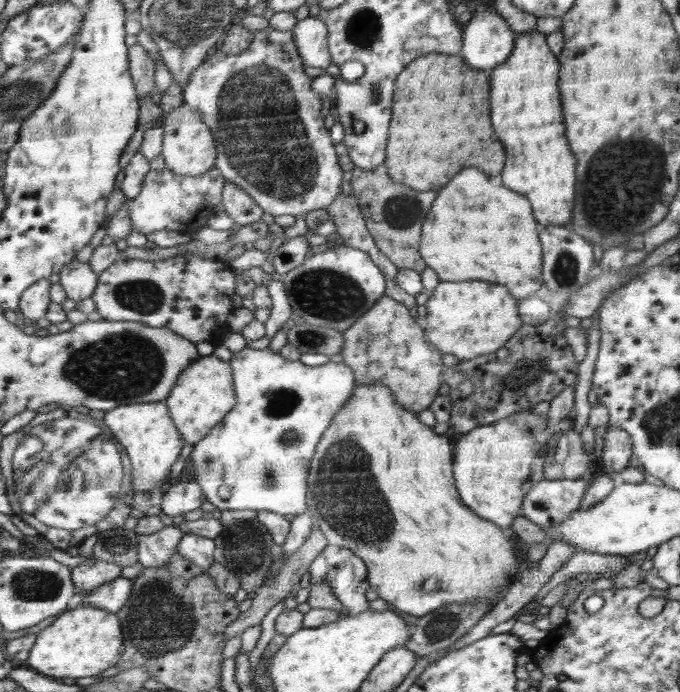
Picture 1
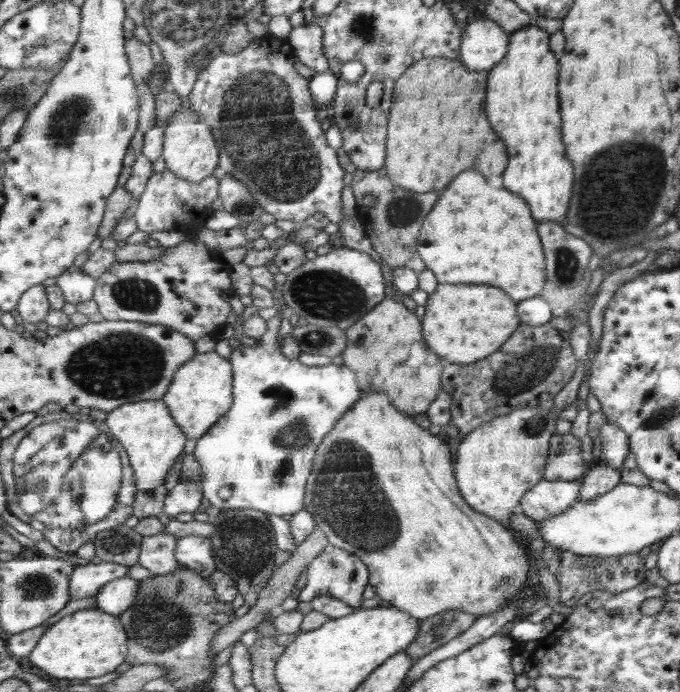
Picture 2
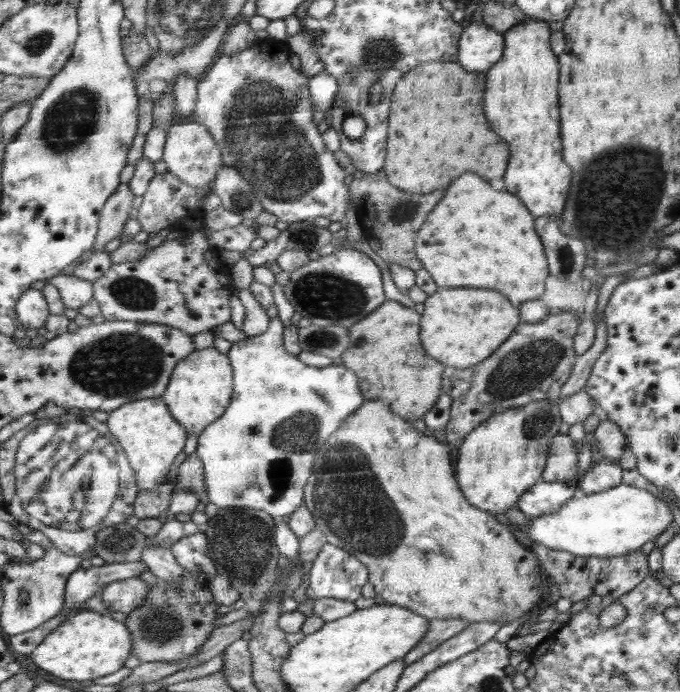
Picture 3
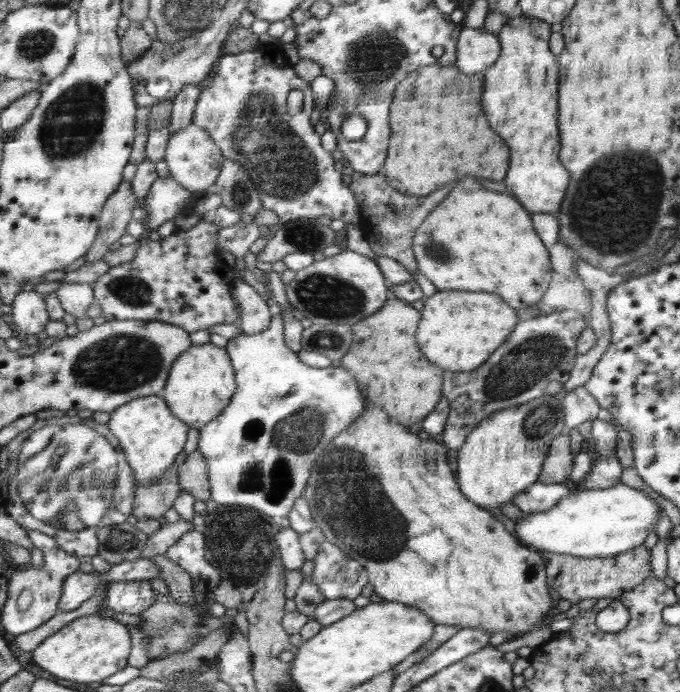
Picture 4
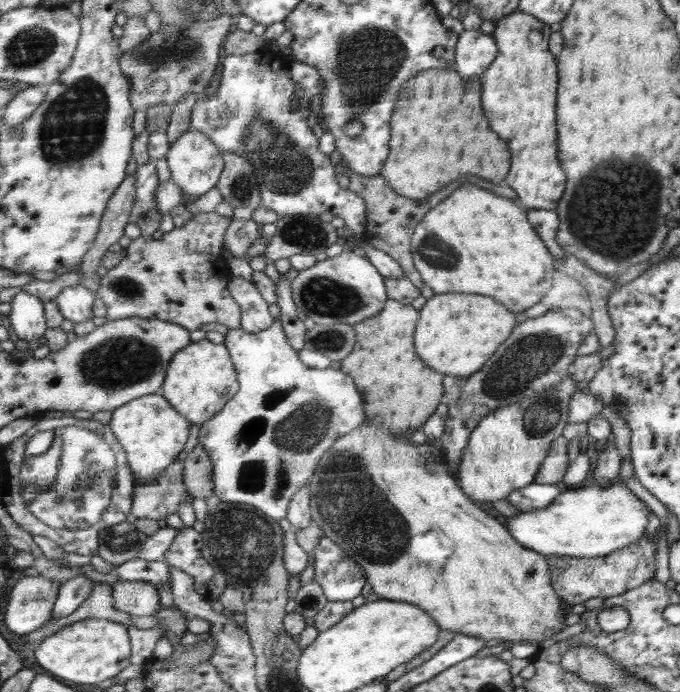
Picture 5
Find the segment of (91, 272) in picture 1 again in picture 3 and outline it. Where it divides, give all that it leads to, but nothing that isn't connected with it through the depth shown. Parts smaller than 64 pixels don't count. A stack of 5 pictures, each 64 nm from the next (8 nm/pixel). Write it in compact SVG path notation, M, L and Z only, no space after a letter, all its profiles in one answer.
M56 276L47 281L47 285L58 286L66 306L77 311L90 304L95 298L95 282L78 276Z

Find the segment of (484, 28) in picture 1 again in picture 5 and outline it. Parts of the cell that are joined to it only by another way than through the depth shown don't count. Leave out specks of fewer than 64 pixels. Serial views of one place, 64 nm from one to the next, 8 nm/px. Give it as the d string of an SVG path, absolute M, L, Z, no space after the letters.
M480 30L463 31L459 38L454 70L464 78L482 76L500 52L497 39Z

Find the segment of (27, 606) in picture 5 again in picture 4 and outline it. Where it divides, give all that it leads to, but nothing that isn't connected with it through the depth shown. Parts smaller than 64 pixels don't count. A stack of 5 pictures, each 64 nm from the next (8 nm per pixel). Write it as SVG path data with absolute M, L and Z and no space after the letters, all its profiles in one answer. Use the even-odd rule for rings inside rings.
M26 529L26 533L37 548L42 548L44 565L42 567L32 565L30 568L17 568L7 572L9 591L8 599L3 607L2 623L8 632L16 636L33 632L33 630L45 625L46 622L61 613L61 602L65 593L66 580L72 574L77 573L82 566L81 557L66 552L53 537L39 530ZM26 590L32 592L33 601L28 609L21 610L20 598Z

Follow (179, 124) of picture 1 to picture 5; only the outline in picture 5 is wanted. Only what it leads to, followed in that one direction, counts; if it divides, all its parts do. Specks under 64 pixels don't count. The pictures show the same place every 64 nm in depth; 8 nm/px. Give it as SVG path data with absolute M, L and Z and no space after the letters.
M188 129L174 145L171 145L167 160L174 182L191 196L191 199L205 196L216 188L224 172L224 154L221 146L201 130Z

